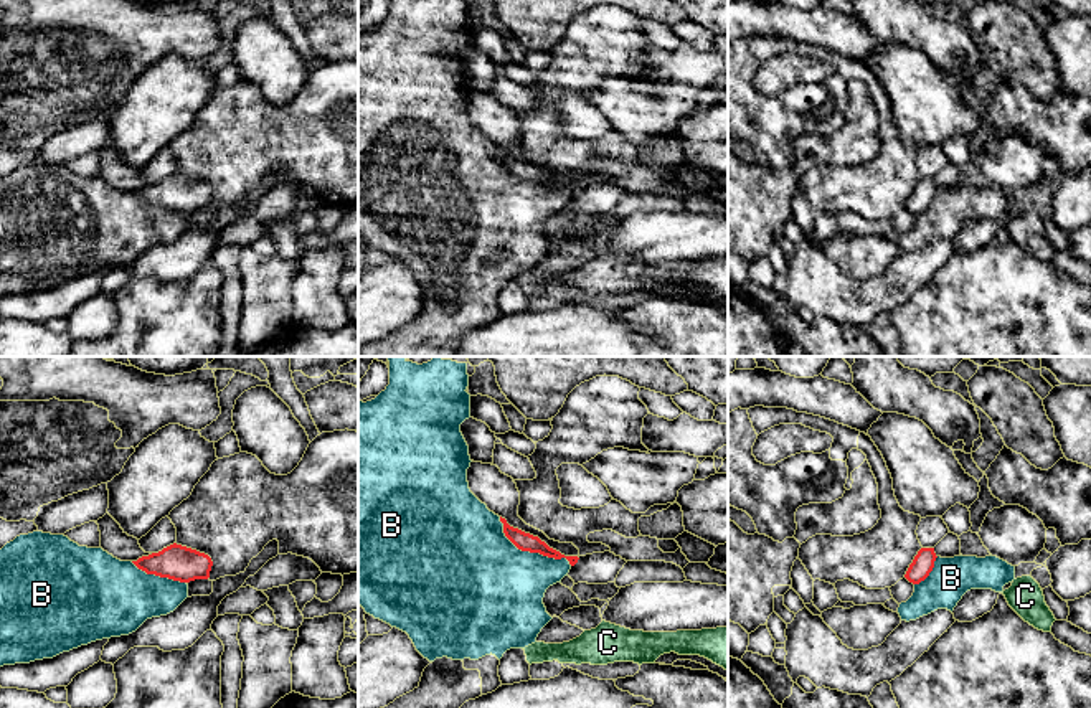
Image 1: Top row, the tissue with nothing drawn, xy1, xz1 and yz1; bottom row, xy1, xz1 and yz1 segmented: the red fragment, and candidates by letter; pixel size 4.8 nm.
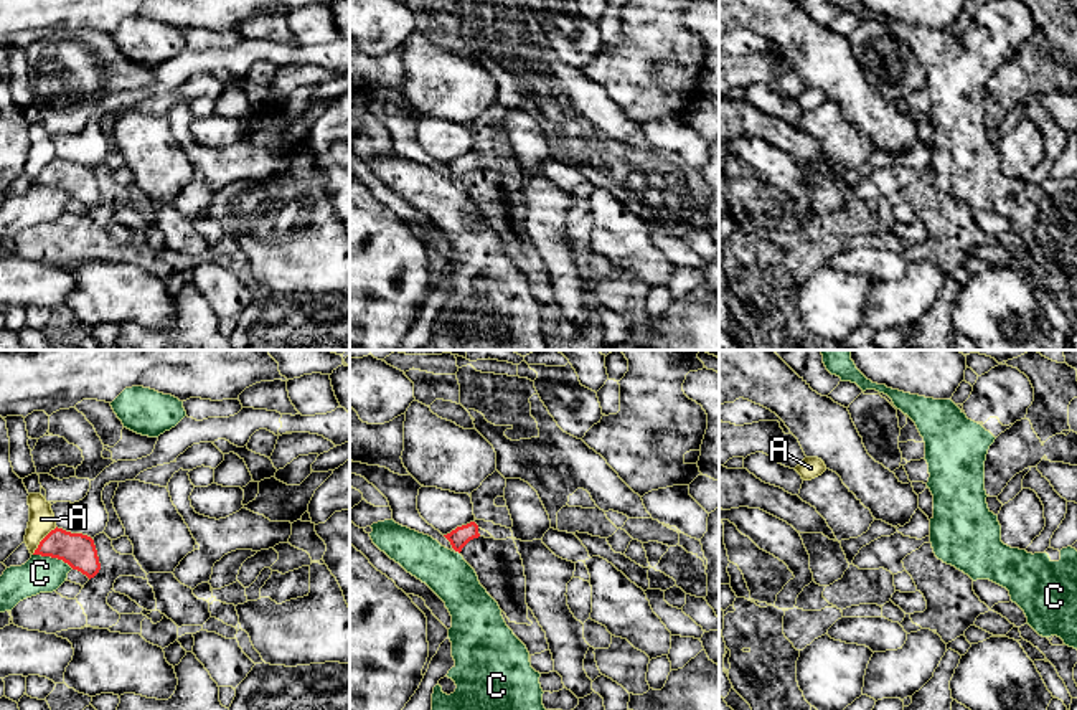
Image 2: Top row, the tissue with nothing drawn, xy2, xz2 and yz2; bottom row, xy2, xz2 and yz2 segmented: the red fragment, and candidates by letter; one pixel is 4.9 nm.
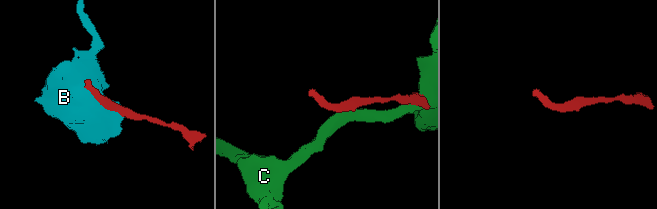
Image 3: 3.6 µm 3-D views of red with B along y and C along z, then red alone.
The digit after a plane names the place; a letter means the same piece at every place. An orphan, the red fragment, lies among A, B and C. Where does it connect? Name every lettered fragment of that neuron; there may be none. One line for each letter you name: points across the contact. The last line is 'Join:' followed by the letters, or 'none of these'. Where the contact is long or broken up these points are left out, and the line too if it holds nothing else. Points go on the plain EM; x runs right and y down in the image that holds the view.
Join: none of these

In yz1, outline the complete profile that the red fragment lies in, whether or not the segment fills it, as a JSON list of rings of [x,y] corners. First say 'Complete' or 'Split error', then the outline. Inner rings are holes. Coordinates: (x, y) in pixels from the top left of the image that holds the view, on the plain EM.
Complete. [[[921,178],[909,195],[904,208],[913,215],[919,215],[933,201],[936,188],[934,178]]]

